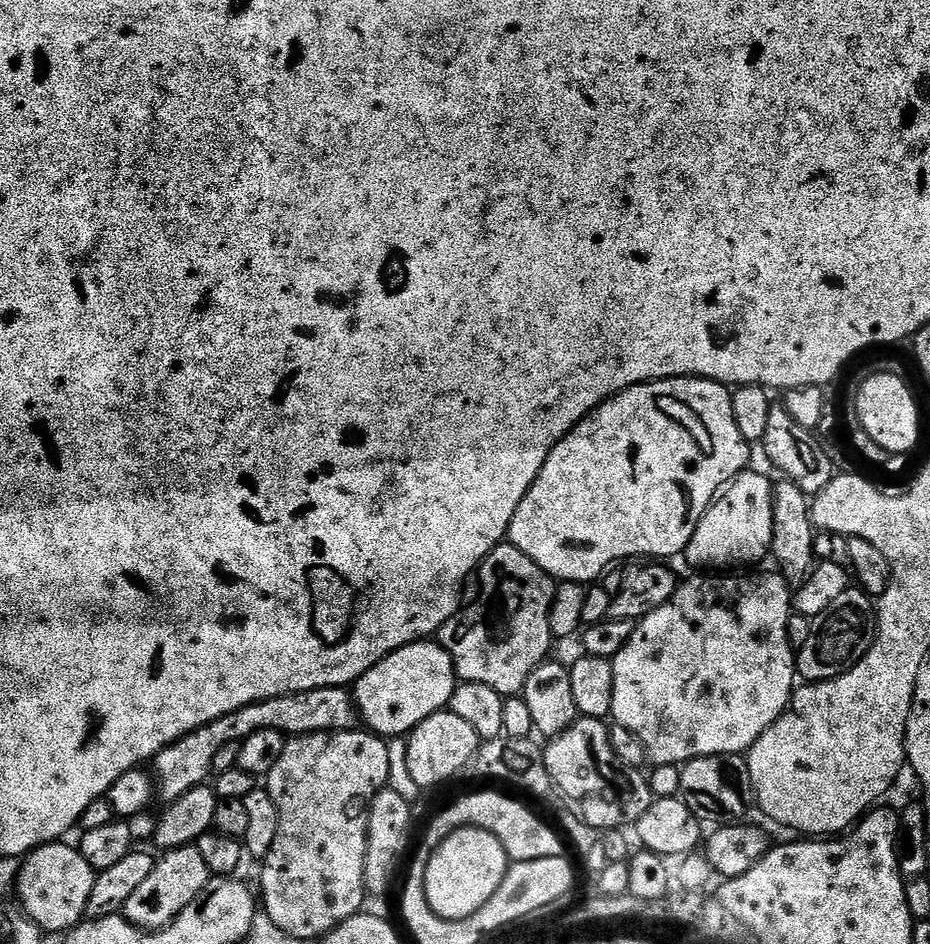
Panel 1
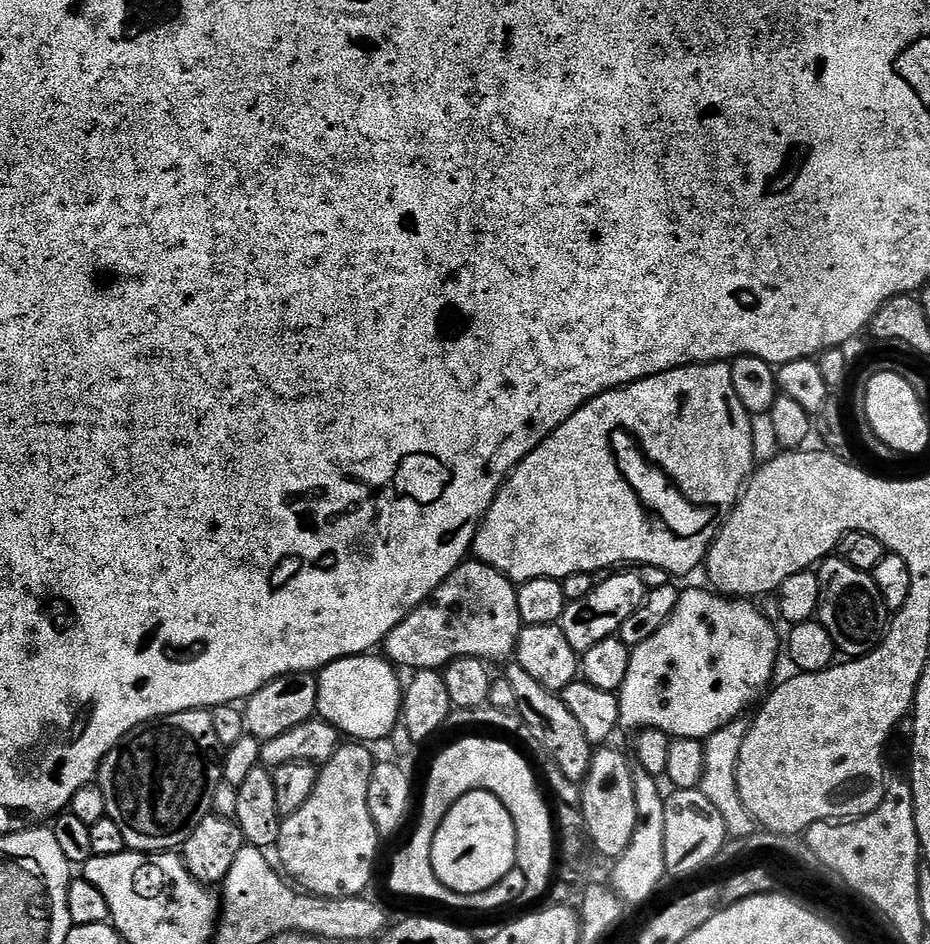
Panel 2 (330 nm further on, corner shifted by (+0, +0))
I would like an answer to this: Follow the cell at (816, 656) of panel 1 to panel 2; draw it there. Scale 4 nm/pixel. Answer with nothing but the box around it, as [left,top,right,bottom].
[818,554,890,658]

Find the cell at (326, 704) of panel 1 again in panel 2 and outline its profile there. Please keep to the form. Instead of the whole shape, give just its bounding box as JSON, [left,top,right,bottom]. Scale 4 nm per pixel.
[98,710,223,852]

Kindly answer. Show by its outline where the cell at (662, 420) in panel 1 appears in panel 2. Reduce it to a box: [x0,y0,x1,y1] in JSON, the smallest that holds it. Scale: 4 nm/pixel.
[471,363,753,585]

